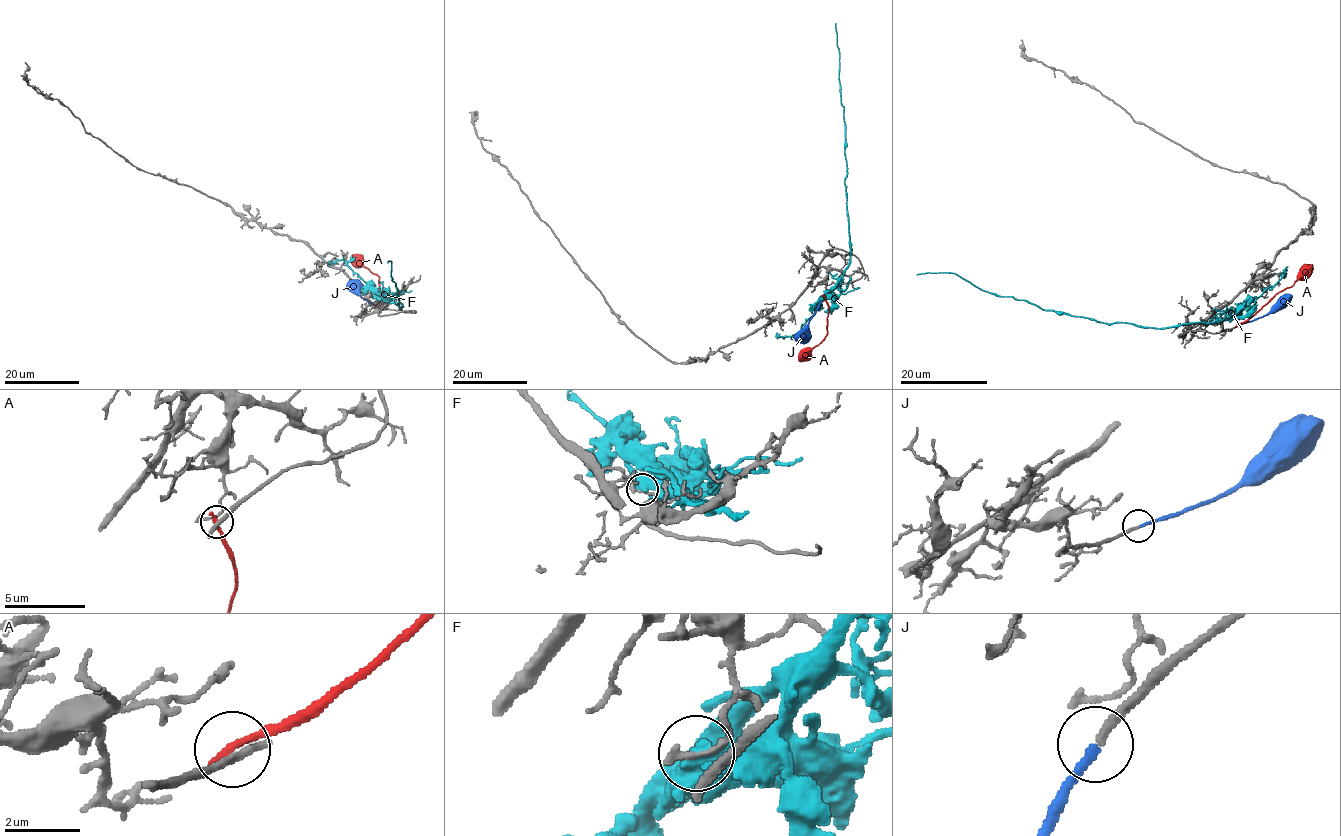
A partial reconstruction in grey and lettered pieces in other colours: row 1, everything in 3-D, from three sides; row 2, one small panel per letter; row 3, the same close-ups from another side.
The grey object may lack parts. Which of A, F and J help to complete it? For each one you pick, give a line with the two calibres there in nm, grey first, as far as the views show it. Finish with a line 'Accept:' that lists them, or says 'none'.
J: Thickness 200 nm (grey) against 200 nm
Accept: J

